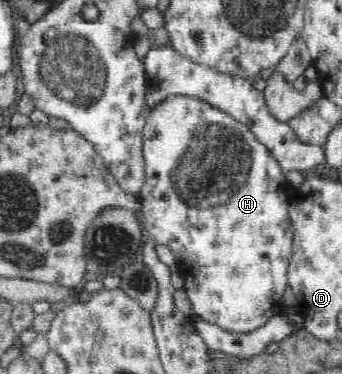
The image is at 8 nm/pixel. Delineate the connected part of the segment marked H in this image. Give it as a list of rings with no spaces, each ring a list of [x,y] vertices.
[[[171,97],[158,104],[146,118],[144,126],[143,154],[145,161],[145,182],[141,187],[139,199],[142,206],[139,218],[142,228],[147,230],[155,244],[165,246],[171,250],[175,265],[180,269],[177,275],[178,286],[183,288],[193,305],[197,318],[215,324],[229,333],[250,333],[261,328],[284,309],[283,292],[288,284],[289,259],[292,254],[294,226],[290,220],[289,194],[292,187],[289,185],[279,163],[271,157],[267,147],[259,143],[253,133],[241,125],[233,117],[217,110],[209,104],[187,97]]]

